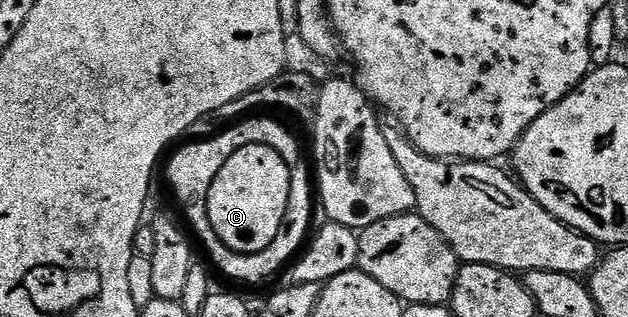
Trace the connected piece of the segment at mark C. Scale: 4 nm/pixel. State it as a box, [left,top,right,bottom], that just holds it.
[208,144,292,254]

